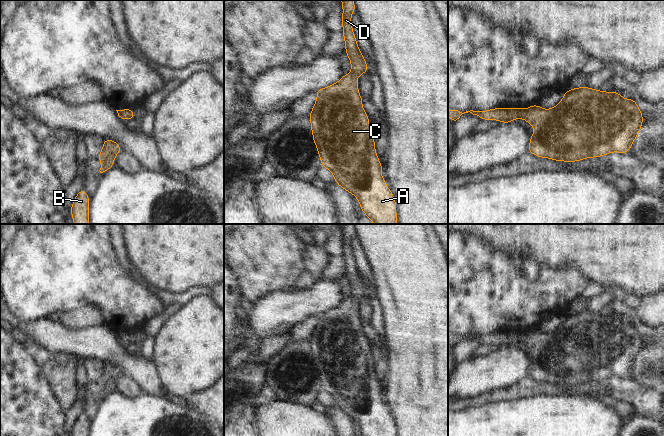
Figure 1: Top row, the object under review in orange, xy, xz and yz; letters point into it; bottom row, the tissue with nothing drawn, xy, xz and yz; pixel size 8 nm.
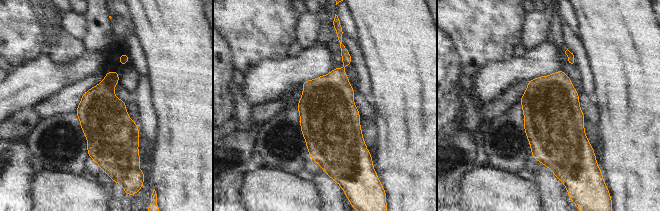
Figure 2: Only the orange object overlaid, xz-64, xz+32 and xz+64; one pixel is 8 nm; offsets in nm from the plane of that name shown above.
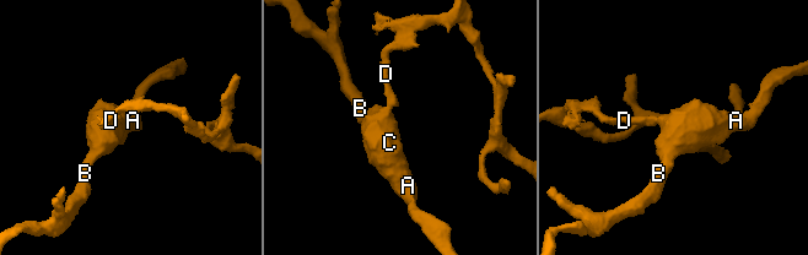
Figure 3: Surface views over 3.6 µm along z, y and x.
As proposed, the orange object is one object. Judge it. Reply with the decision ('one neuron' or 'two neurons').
two neurons

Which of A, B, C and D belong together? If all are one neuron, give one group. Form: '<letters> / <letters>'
A B C / D

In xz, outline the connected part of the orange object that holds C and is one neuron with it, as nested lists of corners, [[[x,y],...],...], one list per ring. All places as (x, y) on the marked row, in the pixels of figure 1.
[[[344,74],[336,84],[315,92],[317,100],[308,118],[321,166],[332,172],[340,187],[356,196],[361,211],[374,224],[397,224],[395,197],[380,173],[383,164],[375,151],[375,140],[369,116],[362,108],[364,99],[360,97],[357,79]]]

